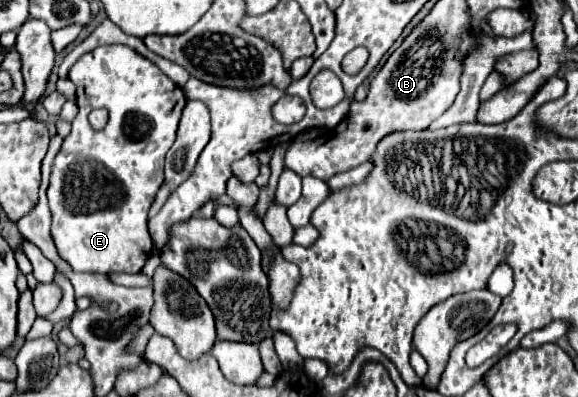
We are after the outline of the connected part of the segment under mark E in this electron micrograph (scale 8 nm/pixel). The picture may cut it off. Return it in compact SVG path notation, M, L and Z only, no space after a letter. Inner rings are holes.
M103 45L85 53L67 73L77 85L79 113L73 119L71 133L63 139L59 153L53 159L51 183L47 189L51 209L51 237L59 257L73 271L91 273L139 273L145 265L153 241L147 231L147 213L155 199L159 185L163 183L165 153L175 141L175 131L181 111L187 103L179 85L163 75L149 59L141 57L125 45ZM95 107L109 111L105 129L91 129L87 115Z

